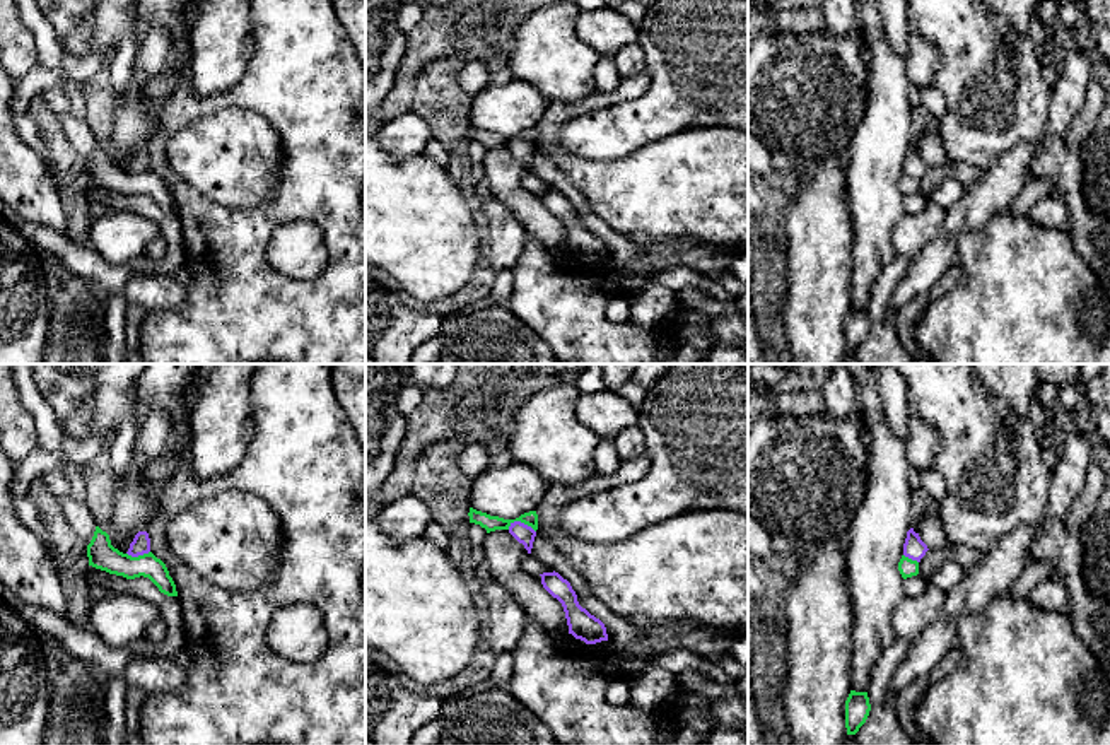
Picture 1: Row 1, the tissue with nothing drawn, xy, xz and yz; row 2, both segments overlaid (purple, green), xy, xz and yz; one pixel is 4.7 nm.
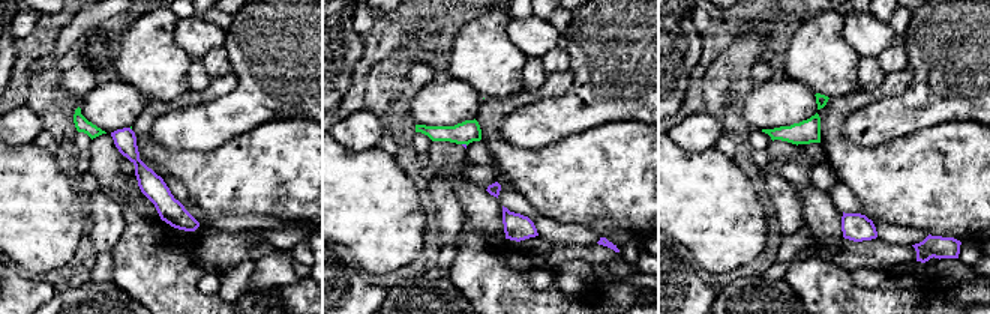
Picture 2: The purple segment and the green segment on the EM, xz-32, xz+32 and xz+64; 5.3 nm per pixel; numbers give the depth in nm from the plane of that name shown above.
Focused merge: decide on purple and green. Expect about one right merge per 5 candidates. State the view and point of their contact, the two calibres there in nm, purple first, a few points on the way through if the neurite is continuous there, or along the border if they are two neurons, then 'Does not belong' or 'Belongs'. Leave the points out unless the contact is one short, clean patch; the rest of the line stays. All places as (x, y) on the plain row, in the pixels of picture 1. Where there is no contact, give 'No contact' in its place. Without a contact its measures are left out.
Touches purple at xz (519, 139). Thickness 90 nm (purple) against 80 nm. Boundary: xz (508, 144), (514, 139), (523, 139), (535, 149). Does not belong

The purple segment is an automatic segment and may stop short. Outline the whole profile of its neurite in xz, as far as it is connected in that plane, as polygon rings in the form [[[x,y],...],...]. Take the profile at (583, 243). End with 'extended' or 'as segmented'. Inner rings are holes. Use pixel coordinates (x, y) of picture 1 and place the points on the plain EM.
[[[555,188],[540,193],[543,205],[562,220],[569,251],[586,261],[608,258],[605,241],[579,222],[577,212],[567,197]]]; as segmented

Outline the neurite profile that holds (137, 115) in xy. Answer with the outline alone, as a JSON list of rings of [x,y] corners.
[[[154,26],[142,39],[135,55],[128,89],[116,94],[114,128],[109,157],[126,171],[138,149],[147,149],[157,133],[161,116],[174,85],[184,72],[169,72],[167,34]]]

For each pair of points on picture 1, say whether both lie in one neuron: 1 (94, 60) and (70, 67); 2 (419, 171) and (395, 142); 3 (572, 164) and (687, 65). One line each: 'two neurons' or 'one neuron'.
1: one neuron
2: two neurons
3: two neurons

